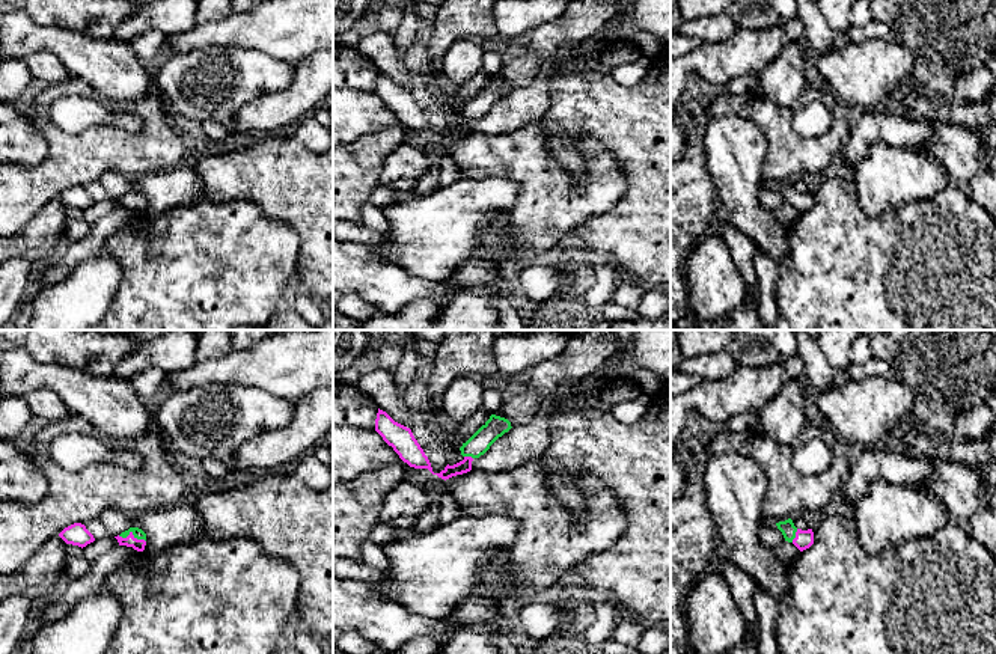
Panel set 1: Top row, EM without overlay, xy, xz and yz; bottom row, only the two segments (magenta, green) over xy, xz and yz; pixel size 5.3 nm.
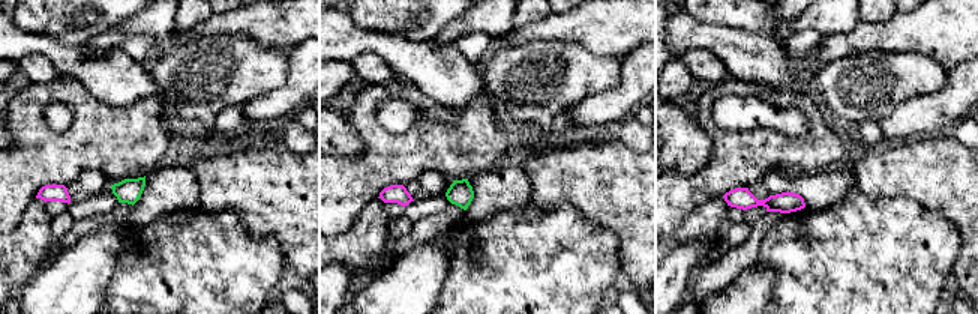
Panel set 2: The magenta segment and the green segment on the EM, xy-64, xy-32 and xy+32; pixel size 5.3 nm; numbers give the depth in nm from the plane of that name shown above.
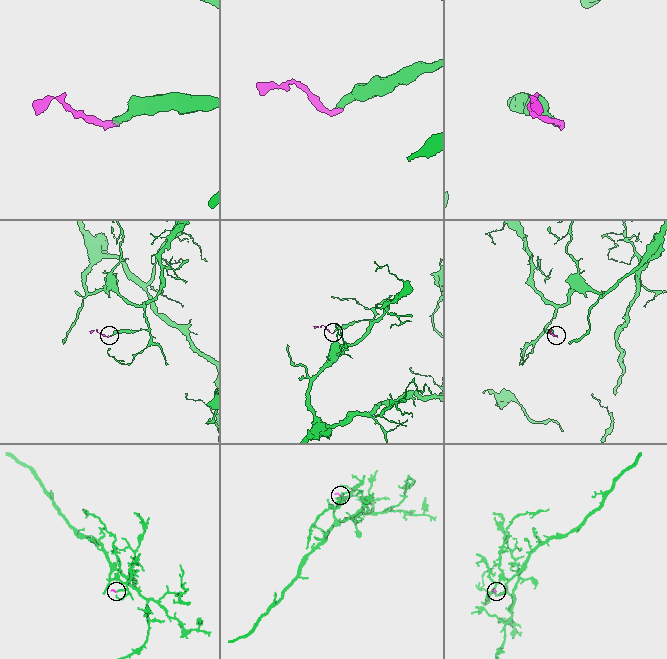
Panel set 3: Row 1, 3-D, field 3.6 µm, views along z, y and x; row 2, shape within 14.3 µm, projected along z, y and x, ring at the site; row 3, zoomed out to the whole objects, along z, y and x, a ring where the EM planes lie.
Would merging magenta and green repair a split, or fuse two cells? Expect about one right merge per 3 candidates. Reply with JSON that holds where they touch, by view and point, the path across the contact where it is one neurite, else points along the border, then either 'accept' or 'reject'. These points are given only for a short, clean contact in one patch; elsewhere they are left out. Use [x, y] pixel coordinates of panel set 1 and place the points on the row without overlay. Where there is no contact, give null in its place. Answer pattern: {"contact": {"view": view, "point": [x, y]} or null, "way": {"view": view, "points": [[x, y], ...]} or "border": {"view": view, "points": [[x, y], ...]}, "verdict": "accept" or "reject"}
{"contact": {"view": "xy", "point": [131, 196]}, "way": {"view": "xy", "points": [[130, 204], [131, 196], [139, 196]]}, "verdict": "accept"}

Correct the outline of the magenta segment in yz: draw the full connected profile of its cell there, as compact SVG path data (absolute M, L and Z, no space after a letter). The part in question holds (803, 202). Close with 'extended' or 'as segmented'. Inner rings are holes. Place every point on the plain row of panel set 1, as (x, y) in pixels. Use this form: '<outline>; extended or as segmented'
M791 181L776 185L776 188L782 194L785 203L793 205L800 214L809 211L814 206L812 191L797 191Z; extended

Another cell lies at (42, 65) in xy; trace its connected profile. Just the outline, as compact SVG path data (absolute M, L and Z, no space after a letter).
M38 51L29 54L24 59L33 78L44 81L45 84L66 84L71 74L66 71L63 63L48 51Z

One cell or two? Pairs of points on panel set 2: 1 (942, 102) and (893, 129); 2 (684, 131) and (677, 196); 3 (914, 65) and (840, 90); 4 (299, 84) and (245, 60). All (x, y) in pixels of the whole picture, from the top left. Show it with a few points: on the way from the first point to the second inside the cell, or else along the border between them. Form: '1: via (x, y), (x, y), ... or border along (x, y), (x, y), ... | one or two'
1: via (930, 114), (905, 122) | one
2: border along (710, 152), (701, 169), (671, 172) | two
3: via (896, 77), (858, 87) | one
4: border along (288, 53), (287, 78), (279, 86), (257, 96) | two

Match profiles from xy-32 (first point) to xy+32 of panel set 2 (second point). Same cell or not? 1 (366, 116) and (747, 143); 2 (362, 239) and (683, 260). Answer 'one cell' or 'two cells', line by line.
1: one cell
2: two cells

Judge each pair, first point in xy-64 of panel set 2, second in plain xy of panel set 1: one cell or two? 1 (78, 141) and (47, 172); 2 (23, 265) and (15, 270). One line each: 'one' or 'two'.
1: one
2: two

